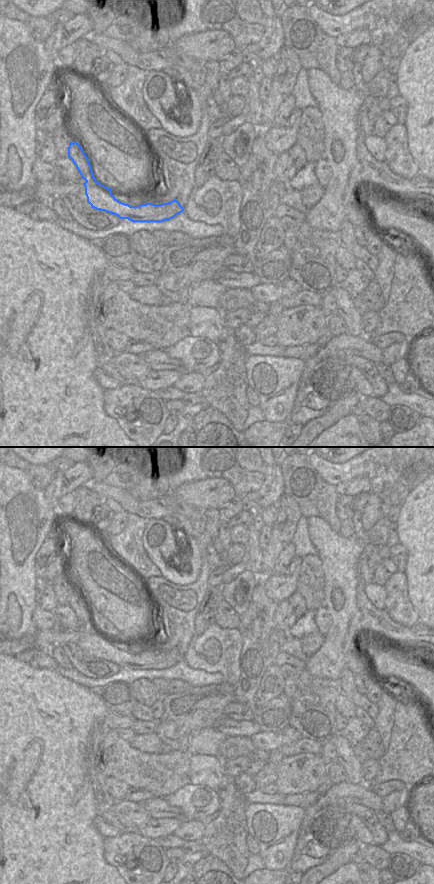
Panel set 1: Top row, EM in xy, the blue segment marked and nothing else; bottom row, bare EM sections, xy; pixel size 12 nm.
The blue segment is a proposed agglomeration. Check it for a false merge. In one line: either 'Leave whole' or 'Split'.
Split

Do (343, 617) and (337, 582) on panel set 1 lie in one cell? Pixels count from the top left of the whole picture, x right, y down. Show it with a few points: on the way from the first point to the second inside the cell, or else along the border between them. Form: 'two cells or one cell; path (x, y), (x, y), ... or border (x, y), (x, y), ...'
one cell; path (344, 608), (346, 600), (344, 591)

